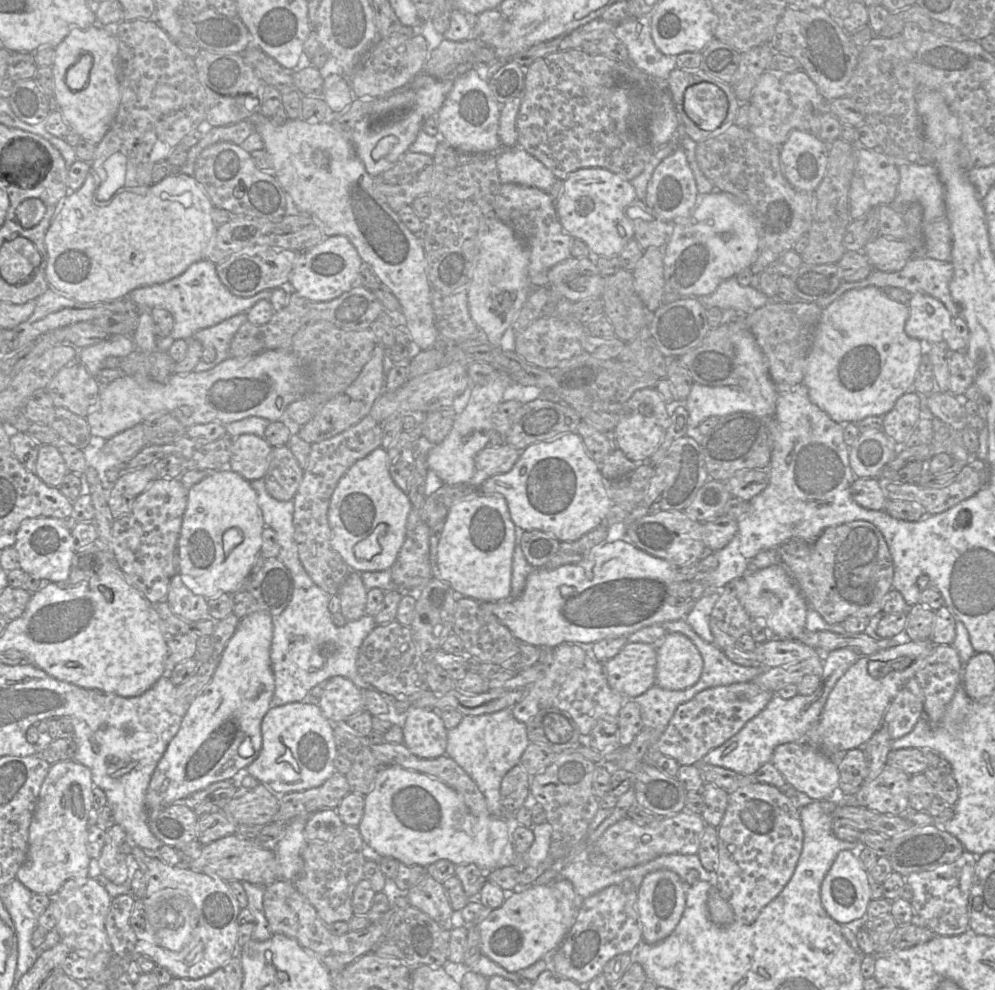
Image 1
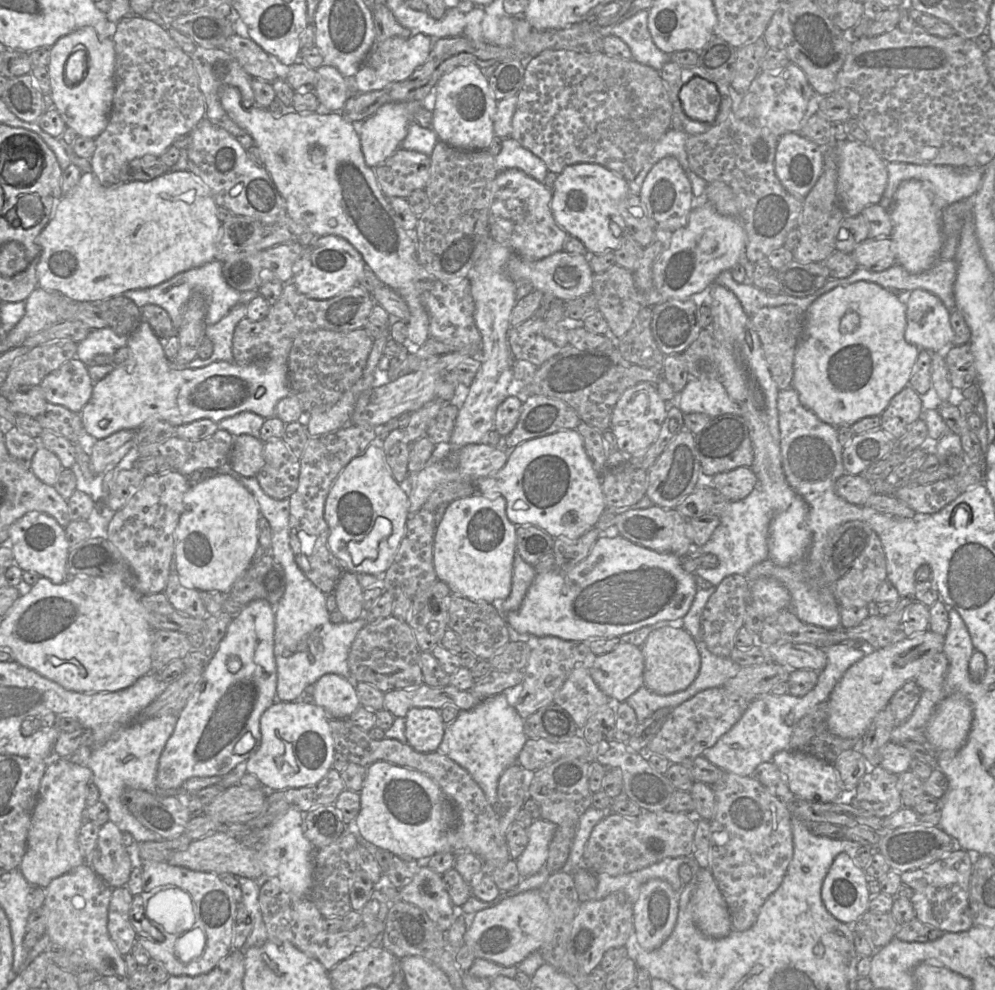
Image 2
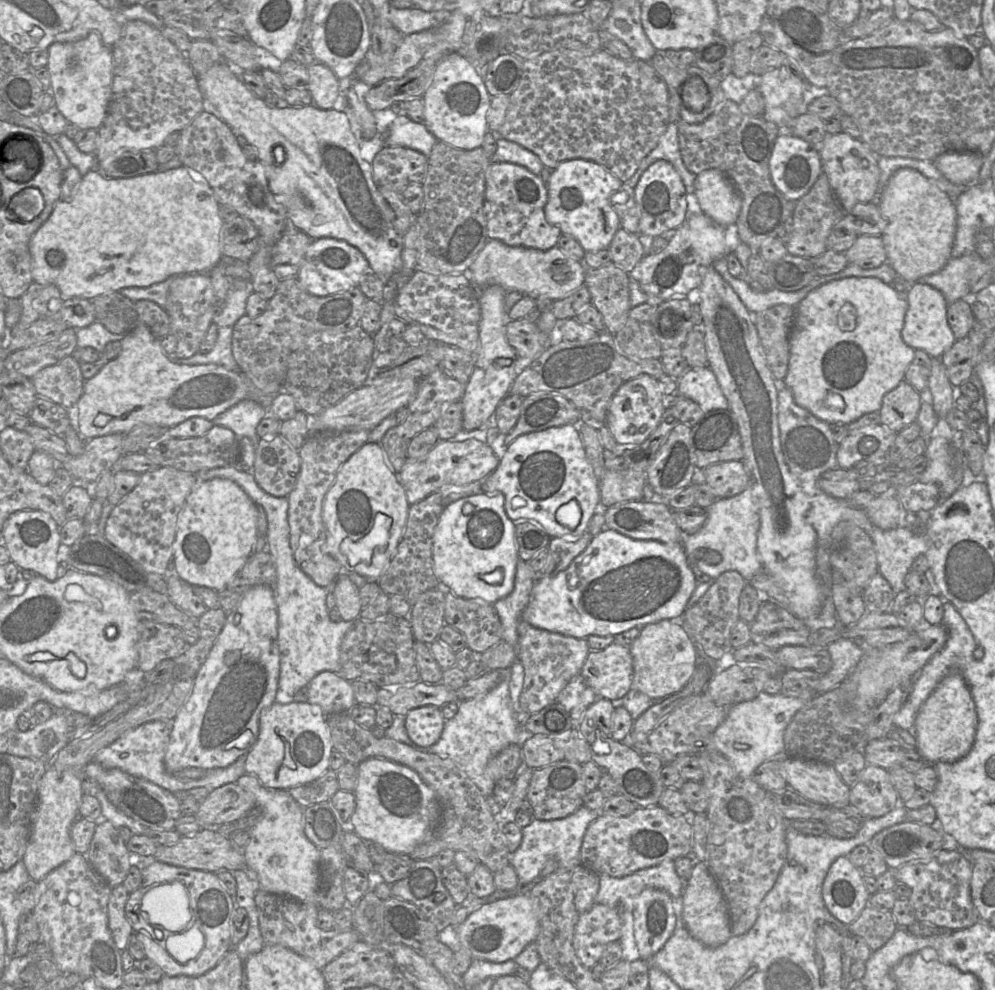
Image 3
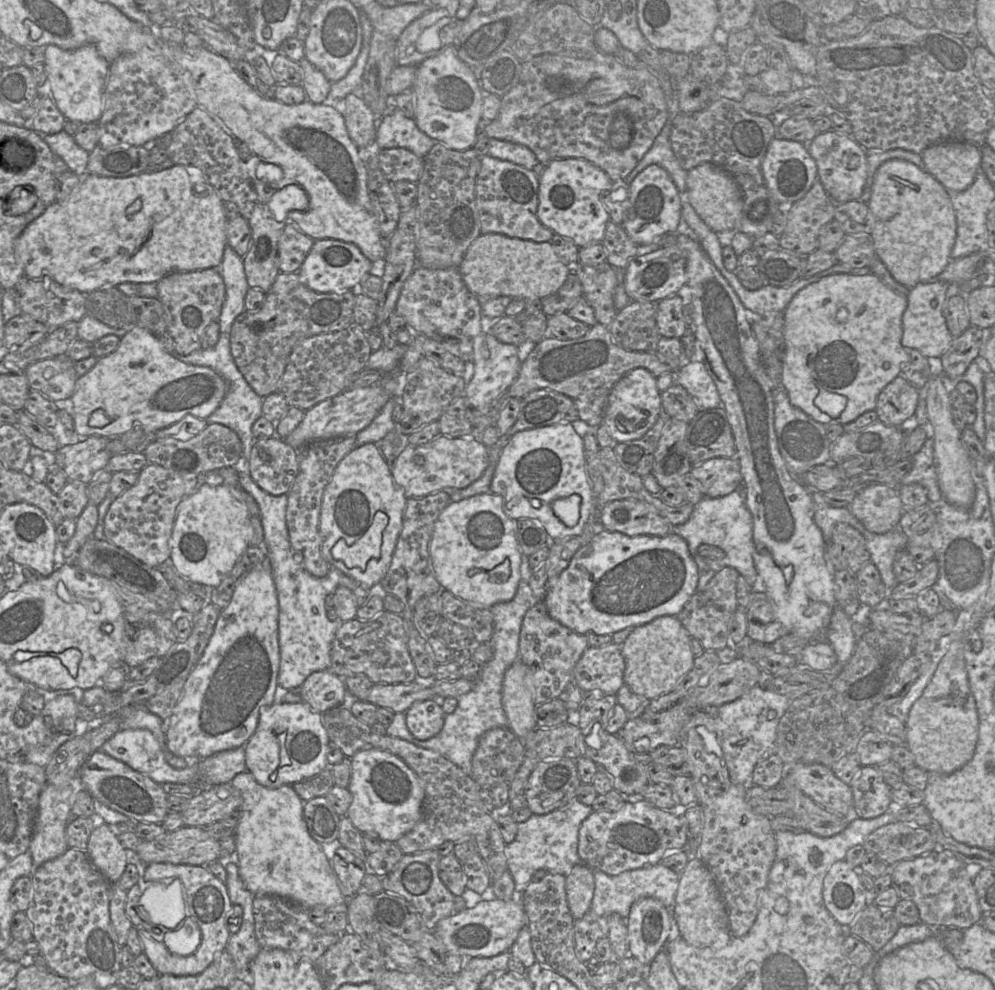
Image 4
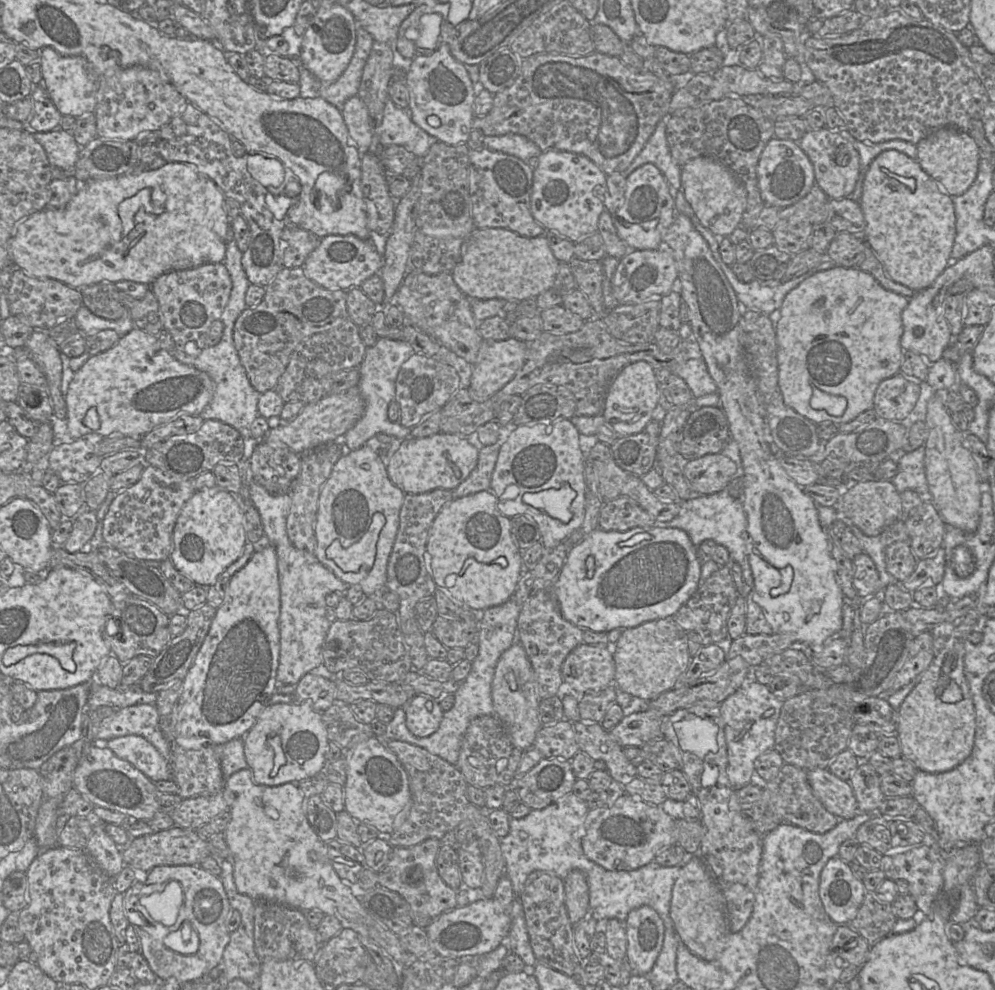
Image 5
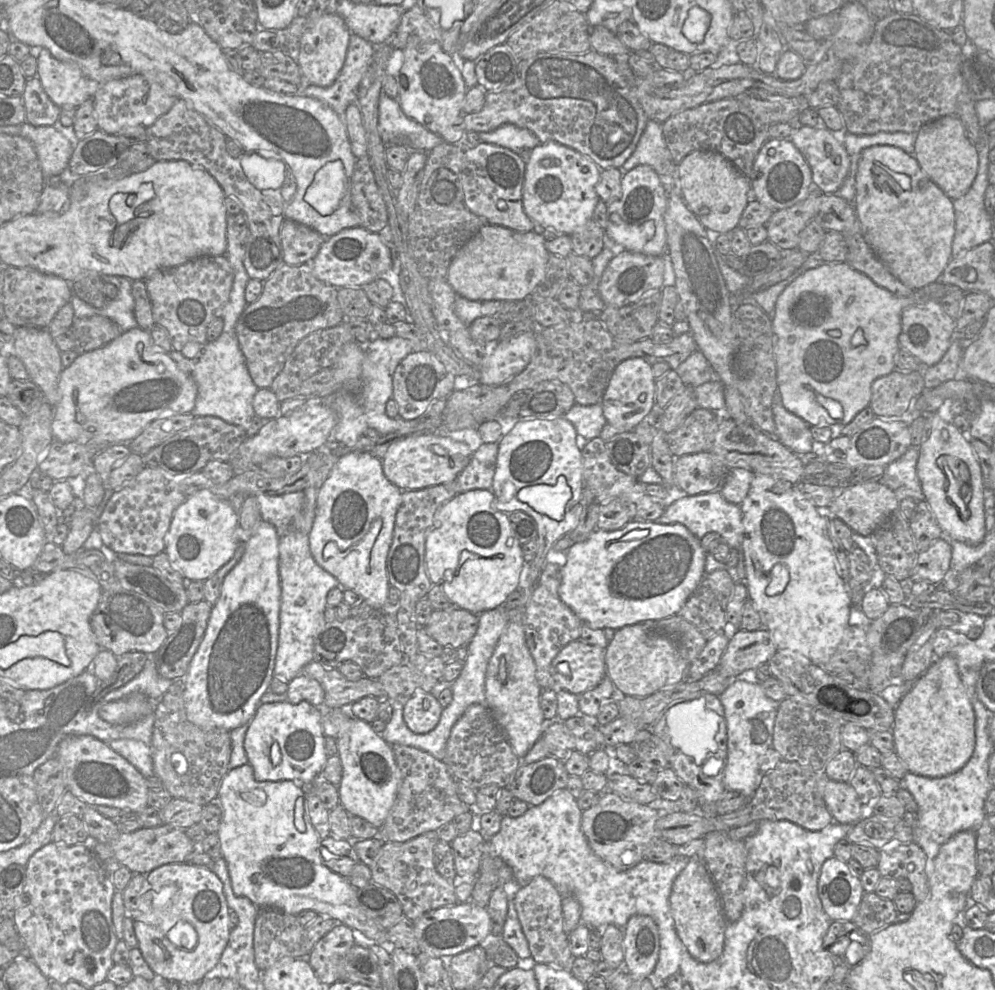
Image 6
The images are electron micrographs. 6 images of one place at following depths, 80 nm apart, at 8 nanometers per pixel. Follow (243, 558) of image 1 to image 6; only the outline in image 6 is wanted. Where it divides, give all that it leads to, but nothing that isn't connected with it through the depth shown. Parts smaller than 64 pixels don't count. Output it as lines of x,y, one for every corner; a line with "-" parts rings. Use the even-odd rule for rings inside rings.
209,490
199,491
187,497
175,510
165,536
164,551
186,581
205,581
233,557
238,545
235,532
238,525
239,515
229,498
222,498

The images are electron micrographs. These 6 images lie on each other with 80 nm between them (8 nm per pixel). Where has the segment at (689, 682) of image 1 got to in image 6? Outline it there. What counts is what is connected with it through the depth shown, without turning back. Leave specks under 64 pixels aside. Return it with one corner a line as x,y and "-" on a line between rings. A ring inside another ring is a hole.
644,621
616,630
614,637
605,648
606,675
611,679
615,688
626,696
647,697
664,687
682,682
687,677
690,666
686,651
677,641
660,629
654,621

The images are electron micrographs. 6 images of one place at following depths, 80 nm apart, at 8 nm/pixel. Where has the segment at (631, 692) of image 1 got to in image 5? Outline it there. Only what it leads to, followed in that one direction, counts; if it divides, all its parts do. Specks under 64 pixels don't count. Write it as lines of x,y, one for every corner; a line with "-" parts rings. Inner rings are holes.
579,644
564,660
561,675
575,694
606,689
615,683
612,646

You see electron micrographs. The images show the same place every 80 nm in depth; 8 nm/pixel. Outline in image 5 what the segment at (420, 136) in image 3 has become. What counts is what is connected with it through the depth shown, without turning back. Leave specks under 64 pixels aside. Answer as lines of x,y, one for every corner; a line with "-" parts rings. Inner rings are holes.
389,97
385,101
382,122
376,129
376,140
380,145
380,153
383,148
398,145
418,159
422,159
438,141
413,123
408,110
396,106

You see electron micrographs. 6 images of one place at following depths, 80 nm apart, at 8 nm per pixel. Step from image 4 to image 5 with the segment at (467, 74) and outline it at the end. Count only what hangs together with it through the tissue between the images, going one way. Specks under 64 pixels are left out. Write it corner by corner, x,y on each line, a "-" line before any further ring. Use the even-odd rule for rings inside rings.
443,43
430,55
413,58
403,82
409,92
408,112
413,123
438,142
451,146
466,143
475,118
473,103
476,92
465,65
451,55
448,45
-
431,115
439,118
439,127
434,128
427,123
427,117

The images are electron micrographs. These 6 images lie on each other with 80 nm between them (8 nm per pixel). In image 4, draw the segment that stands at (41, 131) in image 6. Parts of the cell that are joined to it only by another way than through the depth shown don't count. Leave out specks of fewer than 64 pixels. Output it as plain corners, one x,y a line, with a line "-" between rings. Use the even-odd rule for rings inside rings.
61,130
58,133
47,134
43,140
50,147
54,156
57,155
64,160
68,170
79,176
88,174
87,163
89,152
78,146
74,141
74,137

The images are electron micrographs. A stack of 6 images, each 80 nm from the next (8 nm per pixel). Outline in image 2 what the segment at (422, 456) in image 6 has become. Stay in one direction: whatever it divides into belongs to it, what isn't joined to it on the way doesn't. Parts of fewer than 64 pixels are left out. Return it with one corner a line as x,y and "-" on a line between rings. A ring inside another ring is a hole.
437,444
432,460
418,473
409,473
401,485
409,499
409,515
423,508
433,491
441,484
462,480
480,480
498,472
507,462
508,453
486,444
467,444
453,449
448,444

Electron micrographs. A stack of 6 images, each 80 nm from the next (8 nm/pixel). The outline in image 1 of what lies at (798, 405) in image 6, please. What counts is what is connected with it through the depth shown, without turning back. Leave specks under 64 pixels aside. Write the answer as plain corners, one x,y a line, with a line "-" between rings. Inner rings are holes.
875,286
848,290
823,308
804,367
803,383
808,388
810,401
823,410
833,421
843,425
858,423
869,416
884,416
894,407
899,397
907,391
914,391
913,383
922,355
928,347
922,341
911,338
905,333
904,328
908,317
909,307
907,304
889,298
883,289

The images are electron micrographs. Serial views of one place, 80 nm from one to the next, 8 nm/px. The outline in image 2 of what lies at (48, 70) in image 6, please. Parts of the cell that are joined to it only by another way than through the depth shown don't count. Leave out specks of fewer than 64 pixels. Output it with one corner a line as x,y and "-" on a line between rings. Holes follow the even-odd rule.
83,27
68,35
65,35
58,39
50,50
50,62
48,64
48,72
51,85
51,96
54,103
54,108
58,111
67,127
75,130
78,136
89,137
95,139
98,137
107,127
109,122
110,113
112,110
113,96
115,92
115,48
114,42
109,36
100,36
93,27

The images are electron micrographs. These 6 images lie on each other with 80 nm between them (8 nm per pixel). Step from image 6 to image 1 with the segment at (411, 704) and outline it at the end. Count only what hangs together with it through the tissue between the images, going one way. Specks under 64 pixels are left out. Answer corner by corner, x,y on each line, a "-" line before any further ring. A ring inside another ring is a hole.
419,707
407,709
403,743
417,757
434,759
445,755
447,733
439,712

